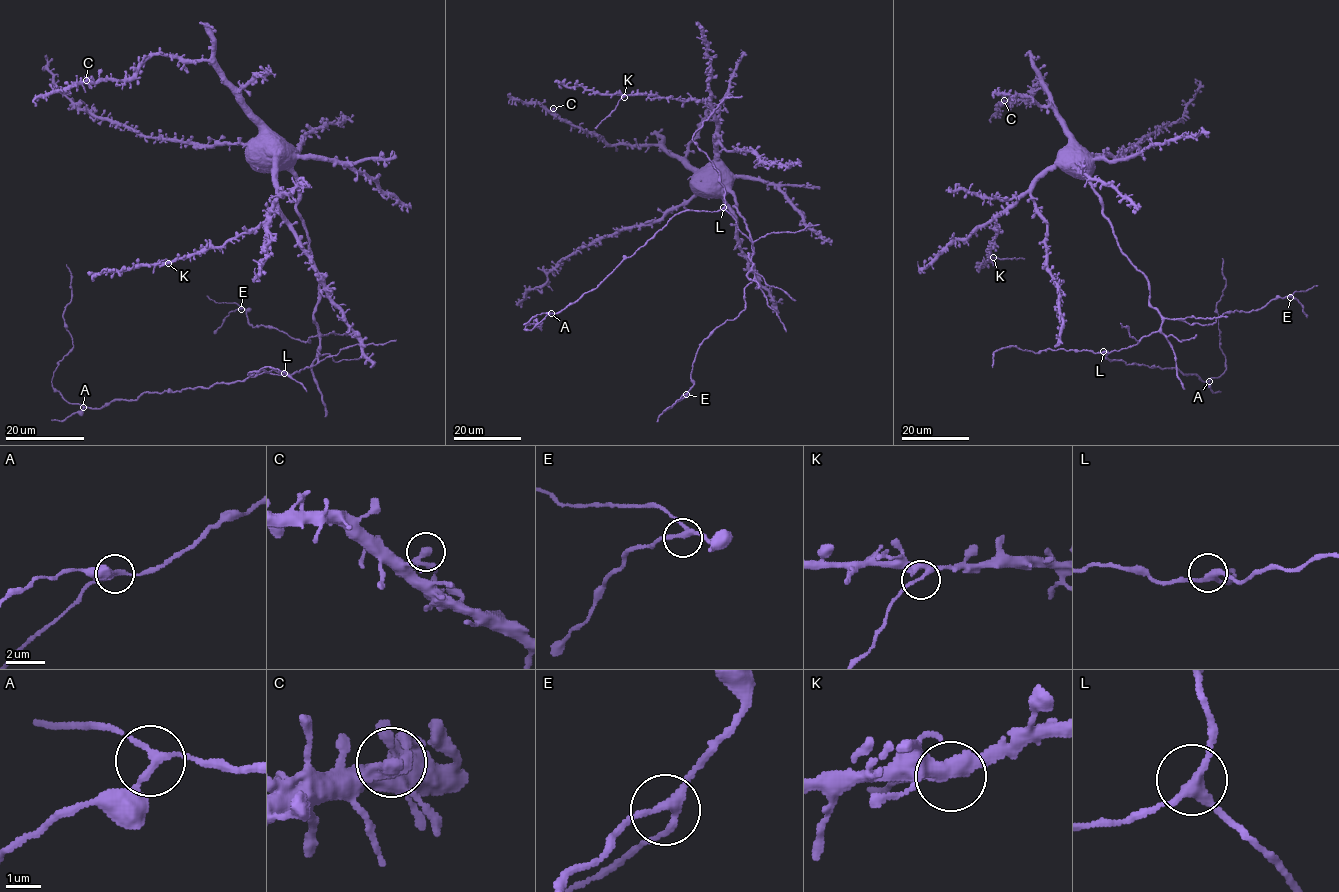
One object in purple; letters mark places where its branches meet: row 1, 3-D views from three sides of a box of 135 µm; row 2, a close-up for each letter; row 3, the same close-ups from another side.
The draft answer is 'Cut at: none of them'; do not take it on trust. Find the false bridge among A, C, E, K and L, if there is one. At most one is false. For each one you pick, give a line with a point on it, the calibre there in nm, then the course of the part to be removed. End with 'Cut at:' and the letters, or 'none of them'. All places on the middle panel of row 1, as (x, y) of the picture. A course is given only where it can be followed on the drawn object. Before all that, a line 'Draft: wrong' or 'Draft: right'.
Draft: wrong
K: place (624, 97); calibre 240 nm; course (624, 97), (595, 128)
Cut at: K

